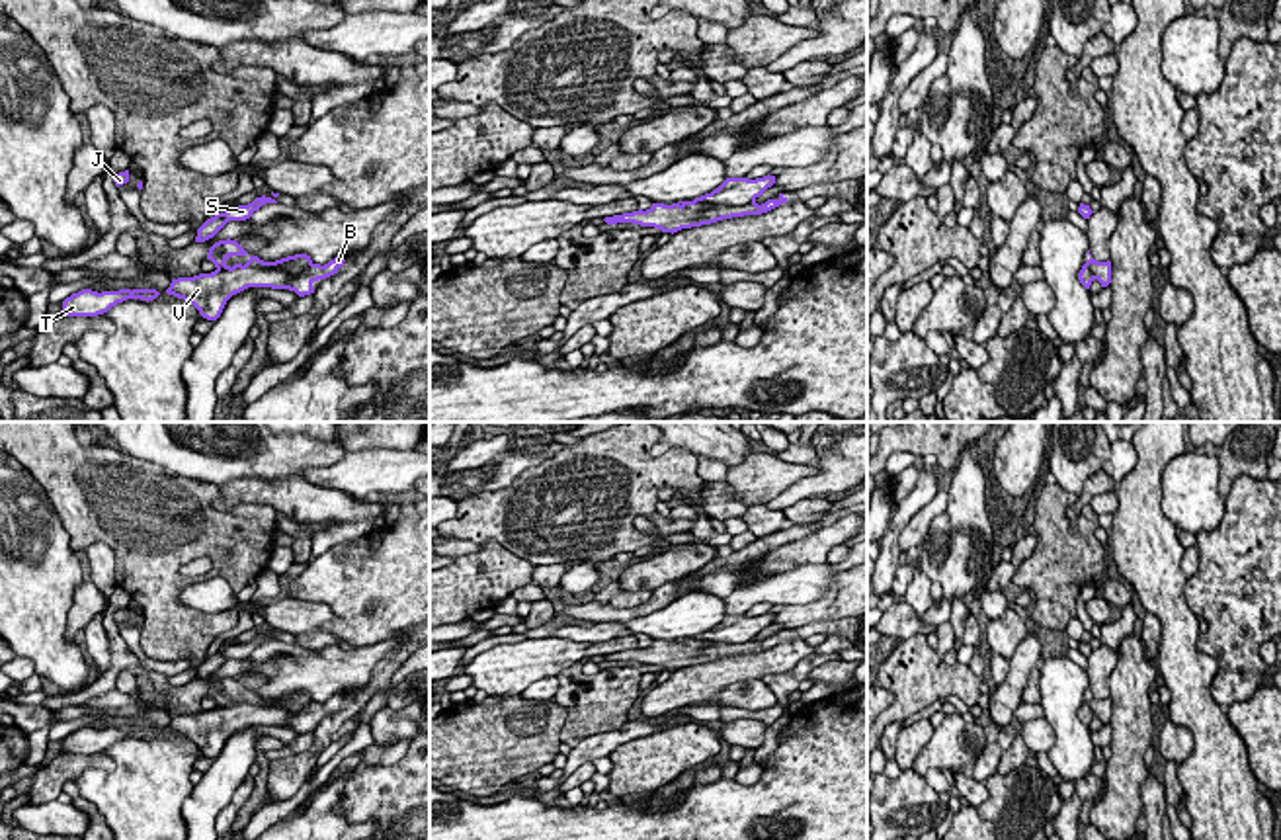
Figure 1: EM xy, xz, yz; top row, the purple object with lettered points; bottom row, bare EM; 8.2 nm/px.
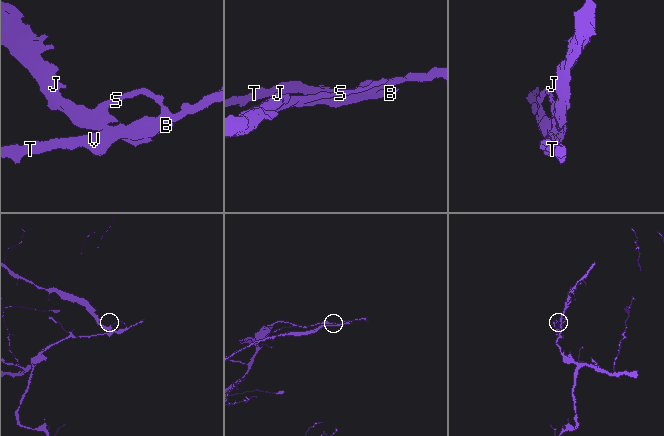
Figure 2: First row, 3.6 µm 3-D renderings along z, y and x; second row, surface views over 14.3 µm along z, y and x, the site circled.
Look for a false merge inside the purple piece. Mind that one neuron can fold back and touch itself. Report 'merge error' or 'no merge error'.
merge error

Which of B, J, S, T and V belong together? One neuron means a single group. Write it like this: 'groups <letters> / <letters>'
groups B J S / T V

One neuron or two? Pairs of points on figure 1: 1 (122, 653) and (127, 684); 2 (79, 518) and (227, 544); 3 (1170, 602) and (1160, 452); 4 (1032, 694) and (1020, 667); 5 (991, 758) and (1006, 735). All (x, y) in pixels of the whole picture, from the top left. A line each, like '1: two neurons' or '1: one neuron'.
1: two neurons
2: one neuron
3: one neuron
4: two neurons
5: one neuron

